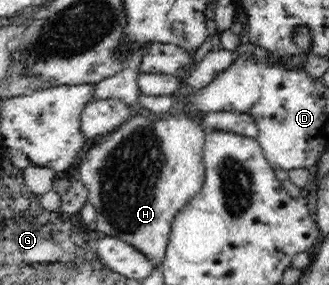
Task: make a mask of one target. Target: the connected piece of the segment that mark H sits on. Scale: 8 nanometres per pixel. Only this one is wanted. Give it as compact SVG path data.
M190 108L179 114L141 113L116 130L107 133L104 140L87 148L78 166L80 182L88 191L87 200L96 209L95 221L100 232L108 237L116 237L140 249L150 257L156 268L160 268L171 233L174 215L200 192L205 179L202 154L204 152L205 130L200 123L201 114Z

